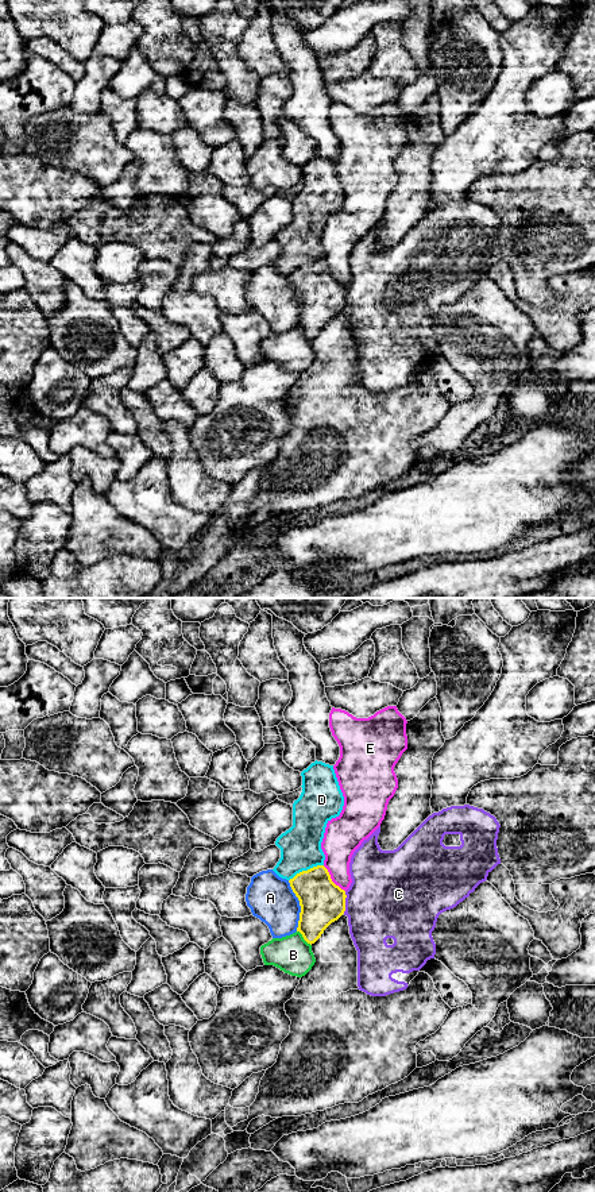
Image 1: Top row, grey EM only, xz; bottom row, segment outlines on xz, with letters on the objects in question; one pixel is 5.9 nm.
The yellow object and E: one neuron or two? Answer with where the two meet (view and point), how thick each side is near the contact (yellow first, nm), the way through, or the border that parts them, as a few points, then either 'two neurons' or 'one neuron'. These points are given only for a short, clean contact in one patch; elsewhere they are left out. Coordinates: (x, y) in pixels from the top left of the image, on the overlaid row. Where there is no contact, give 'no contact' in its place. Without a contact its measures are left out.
xz (331, 879) | 260/220 nm | two neurons

